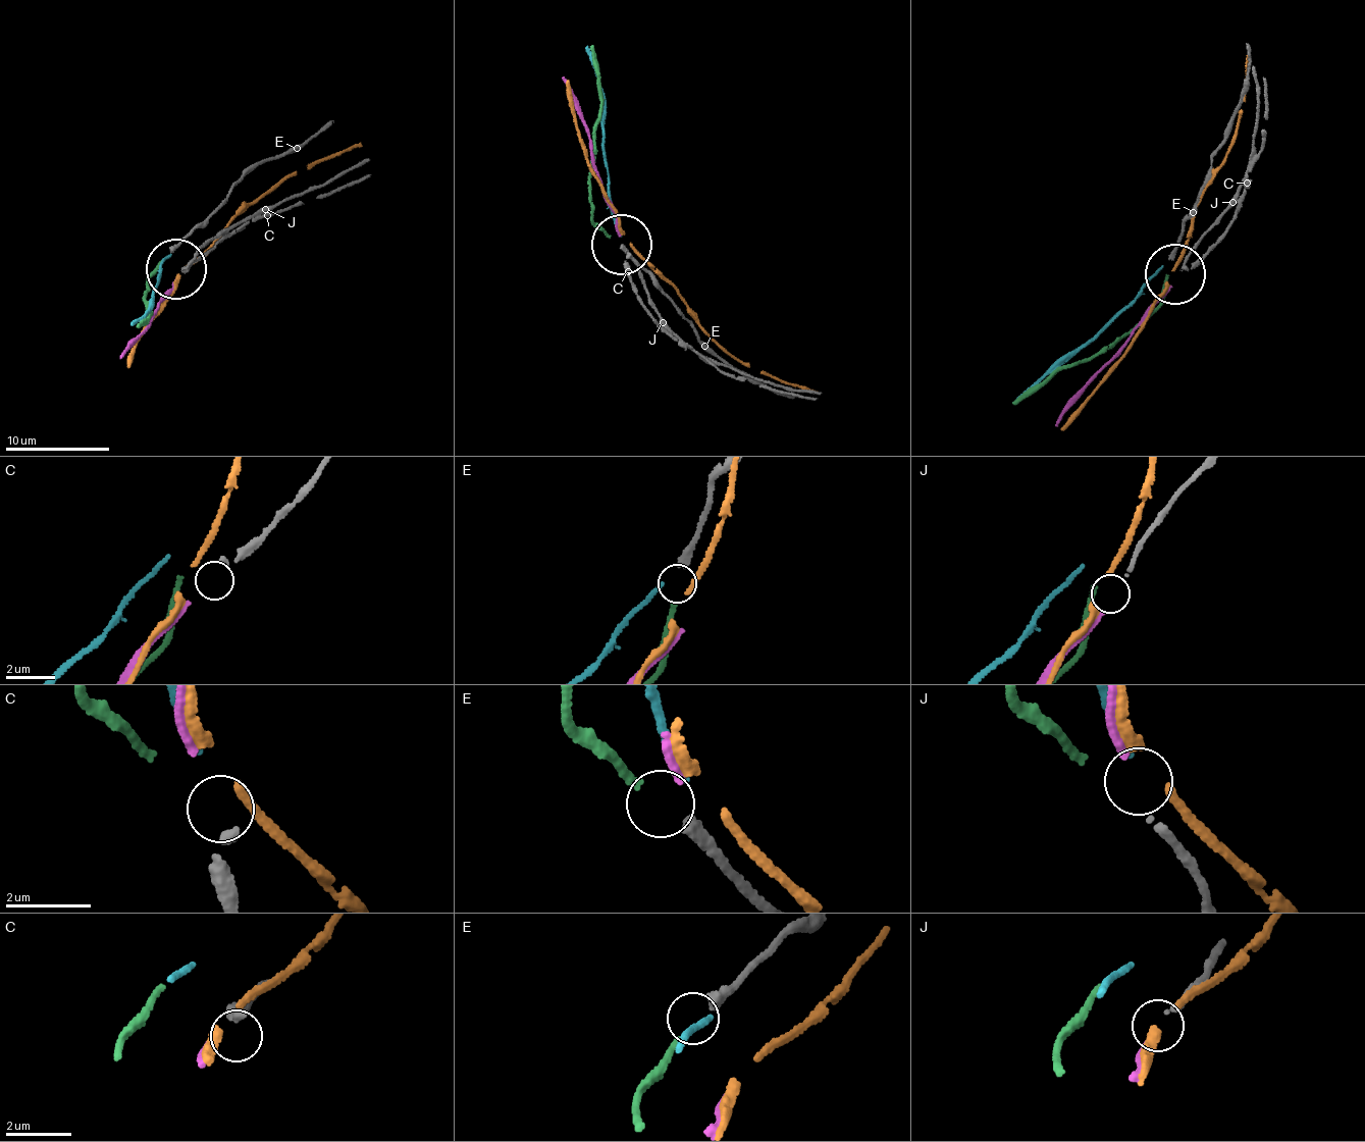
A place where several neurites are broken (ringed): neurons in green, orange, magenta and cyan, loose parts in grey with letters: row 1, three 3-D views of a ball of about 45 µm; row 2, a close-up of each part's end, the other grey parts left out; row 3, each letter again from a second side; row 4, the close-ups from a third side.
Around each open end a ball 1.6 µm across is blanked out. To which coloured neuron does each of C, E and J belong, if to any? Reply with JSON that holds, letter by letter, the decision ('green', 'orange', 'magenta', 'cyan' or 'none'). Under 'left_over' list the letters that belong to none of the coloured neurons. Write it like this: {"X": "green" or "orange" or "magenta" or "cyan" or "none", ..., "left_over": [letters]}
{"C": "none", "E": "green", "J": "magenta", "left_over": ["C"]}

